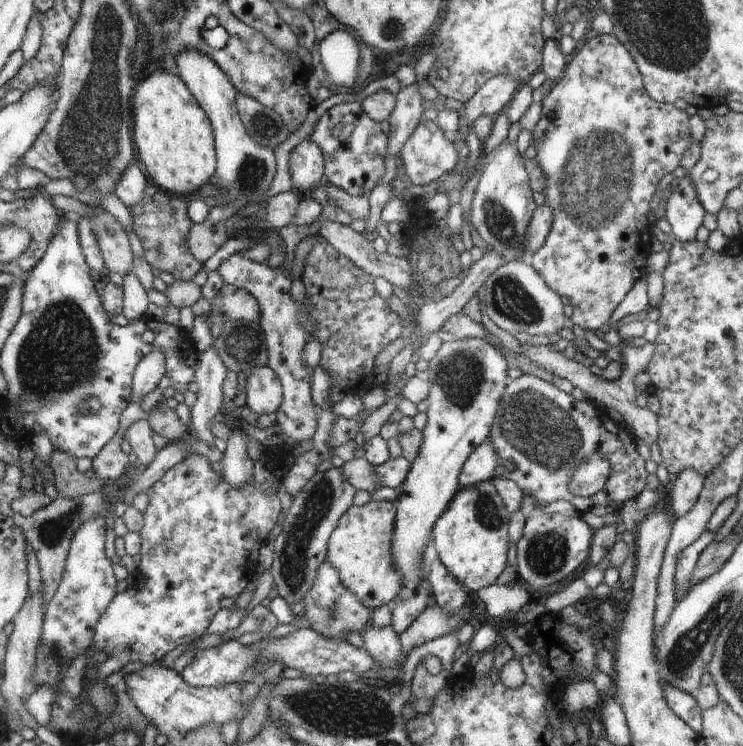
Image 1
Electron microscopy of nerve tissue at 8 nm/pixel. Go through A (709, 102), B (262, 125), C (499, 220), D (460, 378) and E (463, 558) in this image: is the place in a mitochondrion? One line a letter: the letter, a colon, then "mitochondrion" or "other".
A: other
B: mitochondrion
C: mitochondrion
D: mitochondrion
E: other

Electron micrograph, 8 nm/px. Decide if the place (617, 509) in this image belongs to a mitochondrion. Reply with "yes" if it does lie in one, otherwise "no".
no

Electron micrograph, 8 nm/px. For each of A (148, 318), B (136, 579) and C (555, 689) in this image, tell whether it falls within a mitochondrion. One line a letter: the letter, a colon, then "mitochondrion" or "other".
A: other
B: other
C: other

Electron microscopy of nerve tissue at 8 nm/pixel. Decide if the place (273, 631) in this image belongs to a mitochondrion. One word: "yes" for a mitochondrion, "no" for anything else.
no

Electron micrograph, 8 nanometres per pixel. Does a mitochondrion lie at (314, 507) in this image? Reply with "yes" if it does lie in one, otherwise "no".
yes

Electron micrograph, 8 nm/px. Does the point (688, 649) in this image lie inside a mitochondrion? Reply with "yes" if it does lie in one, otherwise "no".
yes

